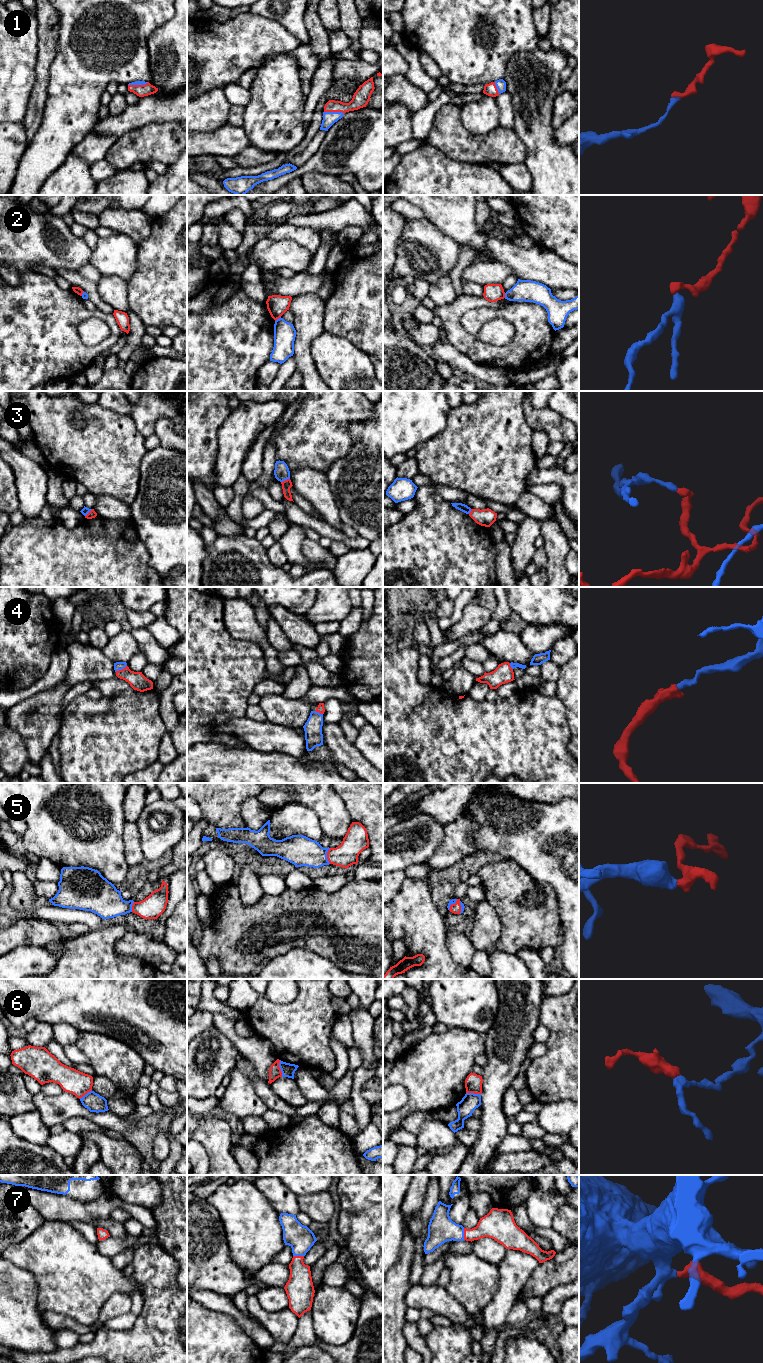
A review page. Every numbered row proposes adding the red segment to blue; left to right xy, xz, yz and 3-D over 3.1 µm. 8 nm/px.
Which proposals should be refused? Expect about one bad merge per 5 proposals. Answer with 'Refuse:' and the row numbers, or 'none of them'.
Refuse: 2, 3, 6

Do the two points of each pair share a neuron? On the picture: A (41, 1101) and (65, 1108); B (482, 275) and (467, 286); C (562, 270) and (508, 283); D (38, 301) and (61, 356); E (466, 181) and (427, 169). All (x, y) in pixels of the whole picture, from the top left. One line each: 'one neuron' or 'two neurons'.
A: one neuron
B: two neurons
C: two neurons
D: one neuron
E: one neuron

